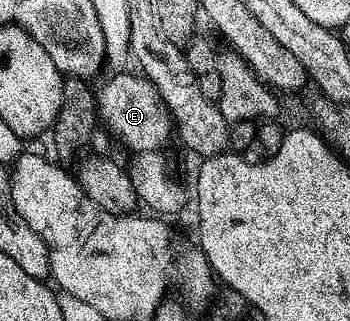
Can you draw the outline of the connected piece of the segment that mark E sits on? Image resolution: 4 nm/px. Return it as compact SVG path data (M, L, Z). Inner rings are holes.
M139 72L116 73L101 89L95 90L98 121L117 142L132 149L133 154L154 152L171 138L174 122L171 113L164 106L159 93L147 77Z

